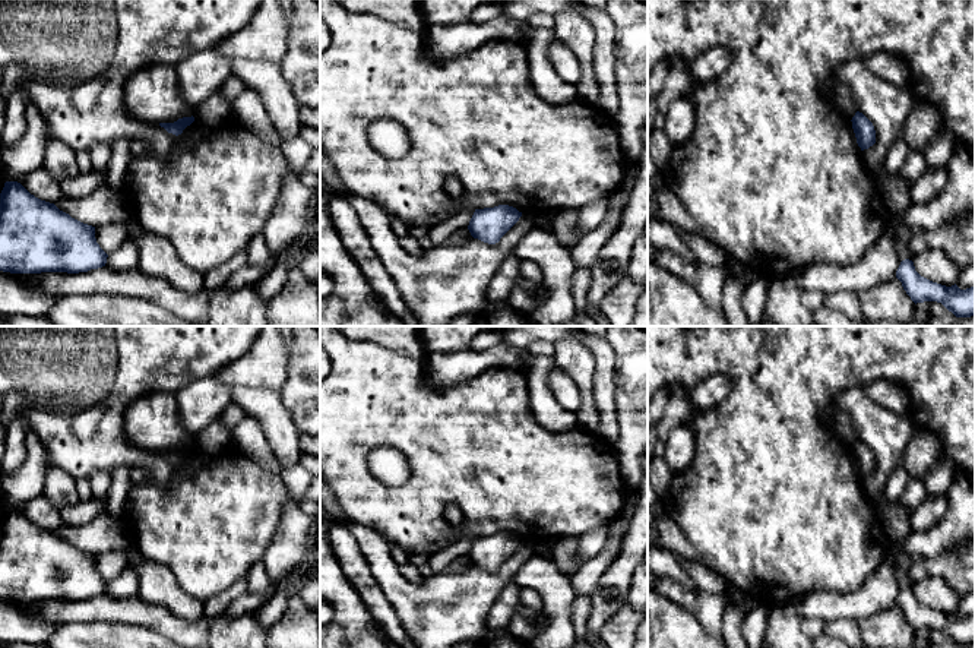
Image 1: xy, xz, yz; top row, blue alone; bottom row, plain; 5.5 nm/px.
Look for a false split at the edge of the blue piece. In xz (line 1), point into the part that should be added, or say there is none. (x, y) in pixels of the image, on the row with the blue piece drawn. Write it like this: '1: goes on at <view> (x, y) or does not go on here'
1: does not go on here

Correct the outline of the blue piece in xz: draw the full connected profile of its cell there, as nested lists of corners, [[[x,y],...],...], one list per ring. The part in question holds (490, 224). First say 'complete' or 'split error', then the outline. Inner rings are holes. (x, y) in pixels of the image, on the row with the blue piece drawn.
complete; [[[509,205],[475,209],[468,230],[474,238],[496,244],[519,221],[522,212]]]

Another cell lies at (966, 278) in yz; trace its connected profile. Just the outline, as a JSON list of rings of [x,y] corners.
[[[975,263],[962,269],[962,272],[959,274],[956,285],[960,290],[975,287]]]

